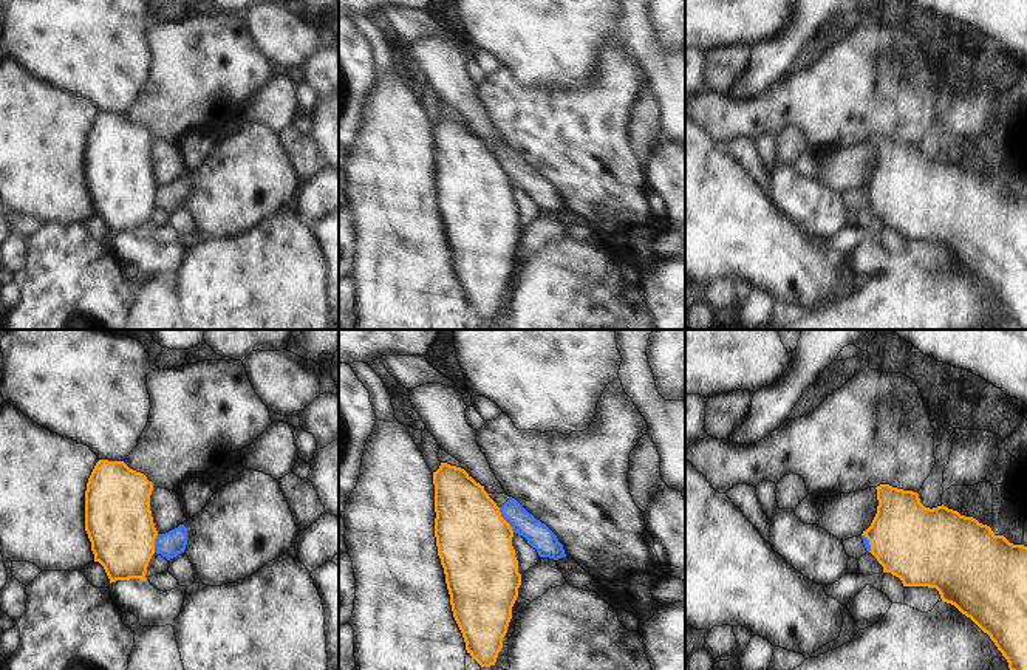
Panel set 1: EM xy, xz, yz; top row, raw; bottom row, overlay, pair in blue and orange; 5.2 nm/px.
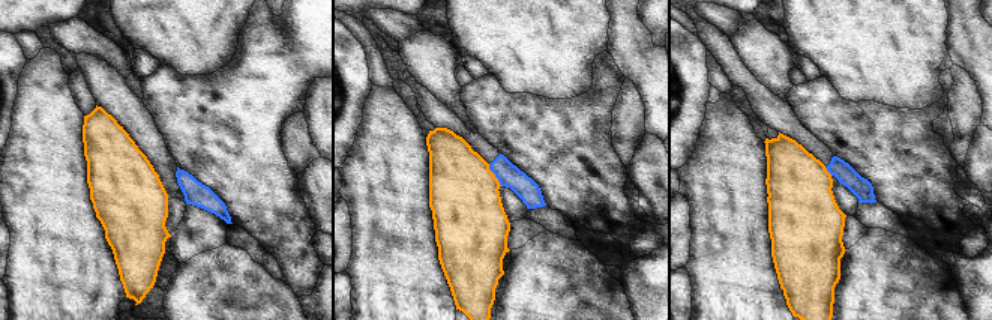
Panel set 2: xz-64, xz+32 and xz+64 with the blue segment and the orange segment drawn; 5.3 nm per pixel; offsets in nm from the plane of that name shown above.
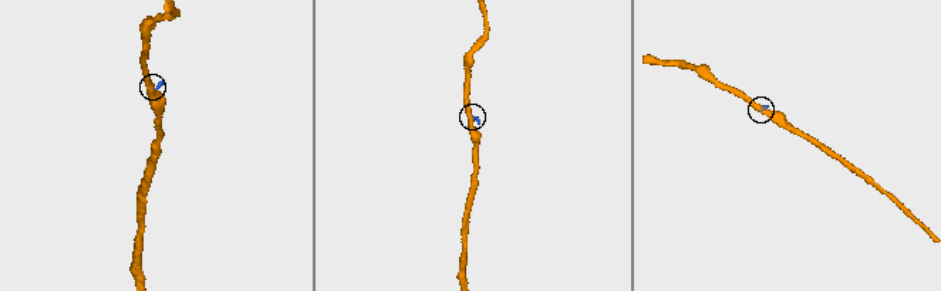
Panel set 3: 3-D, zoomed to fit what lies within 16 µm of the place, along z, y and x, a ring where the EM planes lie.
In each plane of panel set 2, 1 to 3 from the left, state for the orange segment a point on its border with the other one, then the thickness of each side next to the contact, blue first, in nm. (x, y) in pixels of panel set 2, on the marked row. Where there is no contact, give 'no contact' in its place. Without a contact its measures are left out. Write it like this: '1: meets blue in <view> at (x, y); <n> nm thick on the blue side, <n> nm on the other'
1: no contact
2: meets blue in xz+32 at (494, 173); 120 nm thick on the blue side, 380 nm on the other
3: meets blue in xz+64 at (829, 172); 110 nm thick on the blue side, 360 nm on the other

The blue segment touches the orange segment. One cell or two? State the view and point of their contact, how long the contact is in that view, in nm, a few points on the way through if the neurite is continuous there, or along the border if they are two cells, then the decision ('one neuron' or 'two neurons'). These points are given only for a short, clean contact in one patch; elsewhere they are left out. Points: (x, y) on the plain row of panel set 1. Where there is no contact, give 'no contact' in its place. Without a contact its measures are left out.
contact xz (504, 172); length 150 nm; border xz (498, 161), (514, 184); two neurons

